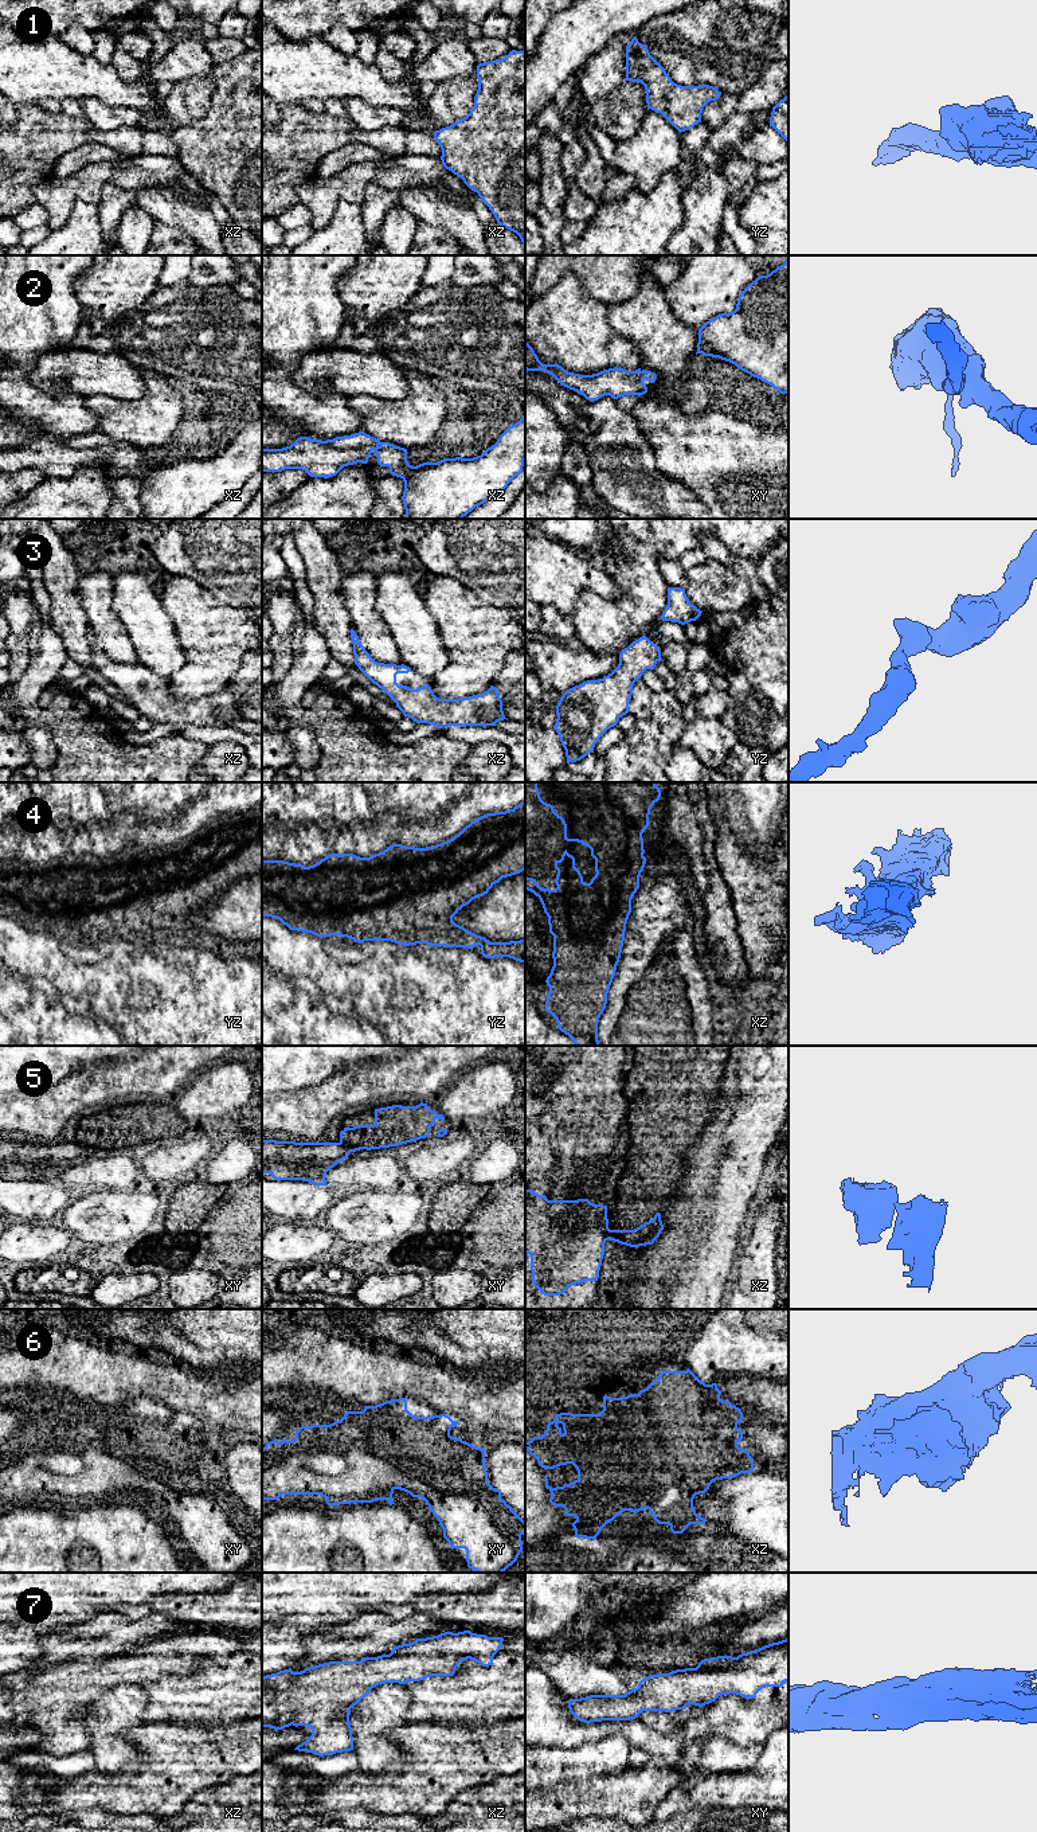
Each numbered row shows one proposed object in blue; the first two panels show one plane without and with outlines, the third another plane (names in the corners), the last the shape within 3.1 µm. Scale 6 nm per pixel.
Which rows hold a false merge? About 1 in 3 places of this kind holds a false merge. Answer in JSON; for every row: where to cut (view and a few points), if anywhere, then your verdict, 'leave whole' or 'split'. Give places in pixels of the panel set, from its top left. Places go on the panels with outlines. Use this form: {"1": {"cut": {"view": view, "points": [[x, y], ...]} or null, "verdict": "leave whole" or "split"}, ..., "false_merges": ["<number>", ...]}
{"1": {"cut": null, "verdict": "leave whole"}, "2": {"cut": null, "verdict": "leave whole"}, "3": {"cut": null, "verdict": "leave whole"}, "4": {"cut": null, "verdict": "leave whole"}, "5": {"cut": {"view": "xy", "points": [[340, 1141], [351, 1151]]}, "verdict": "split"}, "6": {"cut": null, "verdict": "leave whole"}, "7": {"cut": null, "verdict": "leave whole"}, "false_merges": ["5"]}

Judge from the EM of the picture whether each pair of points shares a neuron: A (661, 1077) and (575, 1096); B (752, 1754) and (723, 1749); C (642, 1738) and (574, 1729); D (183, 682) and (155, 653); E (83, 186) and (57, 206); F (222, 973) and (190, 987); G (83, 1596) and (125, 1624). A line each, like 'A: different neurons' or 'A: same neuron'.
A: different neurons
B: same neuron
C: same neuron
D: different neurons
E: same neuron
F: same neuron
G: different neurons

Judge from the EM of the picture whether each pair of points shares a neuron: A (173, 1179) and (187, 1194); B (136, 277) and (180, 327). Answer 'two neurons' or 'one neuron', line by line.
A: two neurons
B: two neurons

